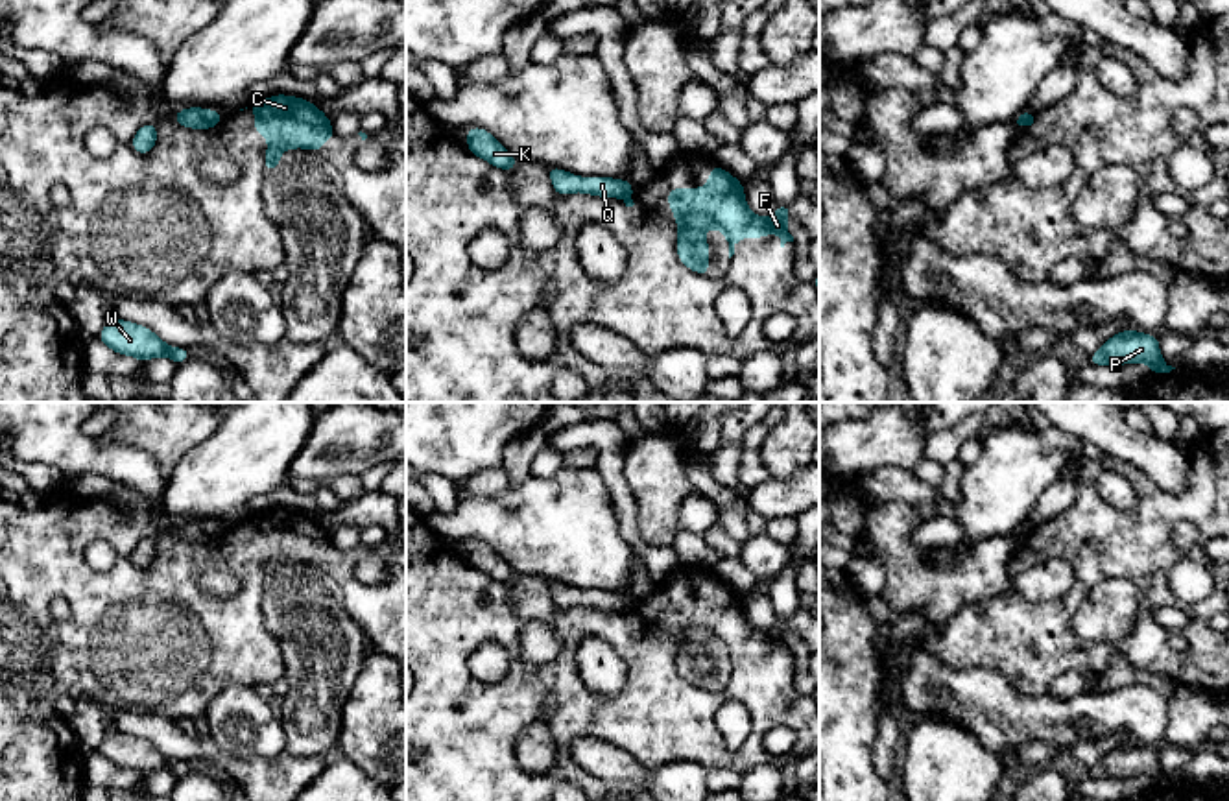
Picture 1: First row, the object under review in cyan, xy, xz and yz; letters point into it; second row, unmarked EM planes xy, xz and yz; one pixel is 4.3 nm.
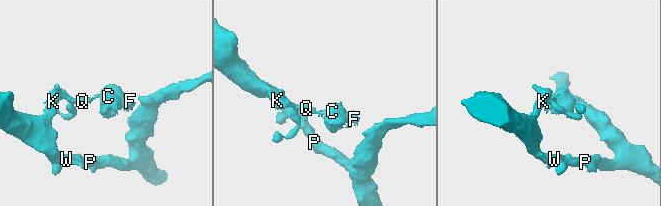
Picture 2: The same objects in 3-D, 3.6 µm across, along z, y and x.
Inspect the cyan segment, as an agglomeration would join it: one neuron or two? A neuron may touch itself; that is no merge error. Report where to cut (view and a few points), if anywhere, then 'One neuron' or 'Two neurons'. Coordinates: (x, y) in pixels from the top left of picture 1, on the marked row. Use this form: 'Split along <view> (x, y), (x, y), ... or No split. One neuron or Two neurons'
Split along yz (1030, 113), (1023, 124). Two neurons

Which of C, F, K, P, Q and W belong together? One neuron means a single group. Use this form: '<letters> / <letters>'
C F / K P Q W

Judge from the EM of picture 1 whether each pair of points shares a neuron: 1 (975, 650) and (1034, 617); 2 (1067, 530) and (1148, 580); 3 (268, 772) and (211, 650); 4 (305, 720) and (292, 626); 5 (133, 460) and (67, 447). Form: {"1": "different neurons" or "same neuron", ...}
{"1": "same neuron", "2": "same neuron", "3": "different neurons", "4": "same neuron", "5": "same neuron"}

